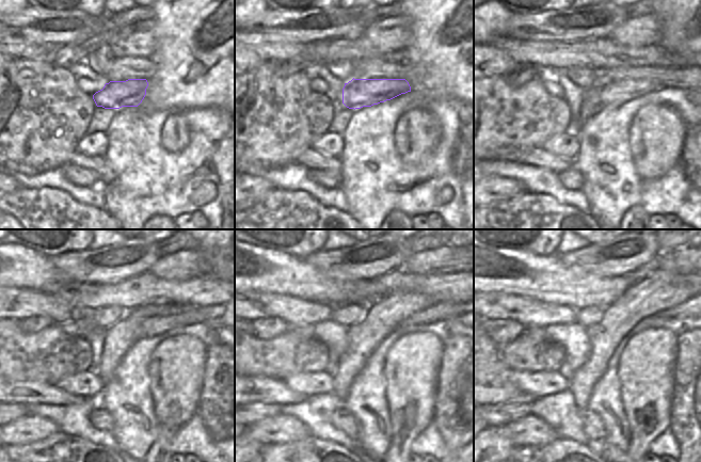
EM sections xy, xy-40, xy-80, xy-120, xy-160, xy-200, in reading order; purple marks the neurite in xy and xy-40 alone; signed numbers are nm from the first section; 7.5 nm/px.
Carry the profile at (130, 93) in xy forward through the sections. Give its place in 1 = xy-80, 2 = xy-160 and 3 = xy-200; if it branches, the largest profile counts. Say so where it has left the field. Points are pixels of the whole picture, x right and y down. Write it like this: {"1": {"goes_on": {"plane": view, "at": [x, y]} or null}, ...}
{"1": {"goes_on": {"plane": "xy-80", "at": [612, 93]}}, "2": {"goes_on": {"plane": "xy-160", "at": [441, 311]}}, "3": {"goes_on": {"plane": "xy-200", "at": [690, 308]}}}

